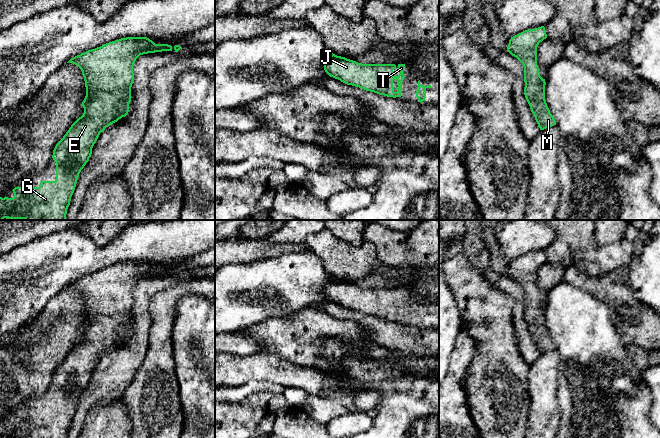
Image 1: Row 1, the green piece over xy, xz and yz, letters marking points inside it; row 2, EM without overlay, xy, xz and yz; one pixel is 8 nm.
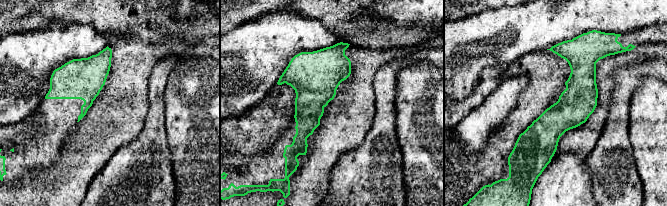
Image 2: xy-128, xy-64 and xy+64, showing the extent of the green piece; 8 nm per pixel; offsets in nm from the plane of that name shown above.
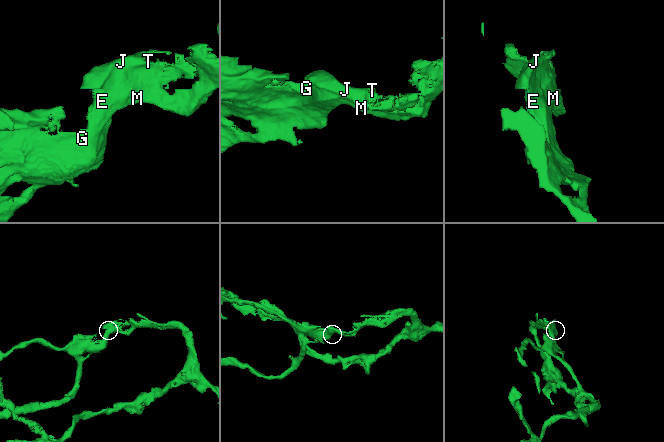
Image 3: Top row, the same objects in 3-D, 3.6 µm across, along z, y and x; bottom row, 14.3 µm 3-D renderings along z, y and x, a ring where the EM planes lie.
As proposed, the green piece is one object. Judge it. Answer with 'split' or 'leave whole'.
leave whole

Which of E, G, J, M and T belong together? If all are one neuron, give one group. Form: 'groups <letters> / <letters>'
groups E G J M T

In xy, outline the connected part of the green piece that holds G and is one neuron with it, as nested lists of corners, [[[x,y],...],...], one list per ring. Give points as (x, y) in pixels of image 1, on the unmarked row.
[[[126,261],[71,282],[67,287],[79,291],[85,305],[86,320],[82,326],[84,337],[71,349],[53,374],[56,404],[41,405],[39,411],[15,411],[12,414],[13,422],[0,421],[0,438],[67,438],[79,398],[89,385],[100,357],[129,336],[131,311],[134,305],[133,290],[136,283],[143,278],[173,273],[178,276],[182,271],[155,268],[147,261]]]

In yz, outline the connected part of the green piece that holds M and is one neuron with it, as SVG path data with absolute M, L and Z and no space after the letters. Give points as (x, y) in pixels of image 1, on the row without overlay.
M544 250L525 254L509 264L507 270L507 276L512 280L516 281L524 291L524 319L530 330L531 336L533 337L535 344L538 348L540 354L544 354L548 351L556 349L556 345L547 330L545 324L545 303L543 303L539 298L539 292L537 289L537 271L540 266L547 262L546 254Z

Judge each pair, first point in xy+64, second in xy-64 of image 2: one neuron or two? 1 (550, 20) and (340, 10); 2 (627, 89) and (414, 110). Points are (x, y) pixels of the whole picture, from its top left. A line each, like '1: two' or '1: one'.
1: two
2: two

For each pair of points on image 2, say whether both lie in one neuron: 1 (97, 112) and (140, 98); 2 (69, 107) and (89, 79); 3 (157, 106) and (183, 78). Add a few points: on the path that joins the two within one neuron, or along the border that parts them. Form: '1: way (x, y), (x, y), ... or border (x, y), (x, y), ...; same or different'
1: way (108, 112), (116, 112), (129, 99); same
2: way (69, 100), (82, 86); same
3: border (169, 75), (164, 90), (164, 122); different

